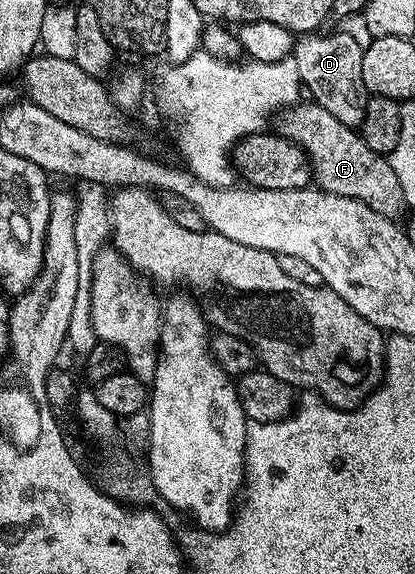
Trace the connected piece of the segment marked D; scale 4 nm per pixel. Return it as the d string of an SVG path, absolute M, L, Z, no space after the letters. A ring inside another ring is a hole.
M344 30L332 34L305 34L300 37L297 49L291 55L299 66L299 78L304 91L311 95L312 103L323 106L327 114L339 118L343 126L360 129L365 123L365 107L370 93L365 90L363 82L363 54L365 49L362 41L348 36ZM314 39L314 40L313 40Z

